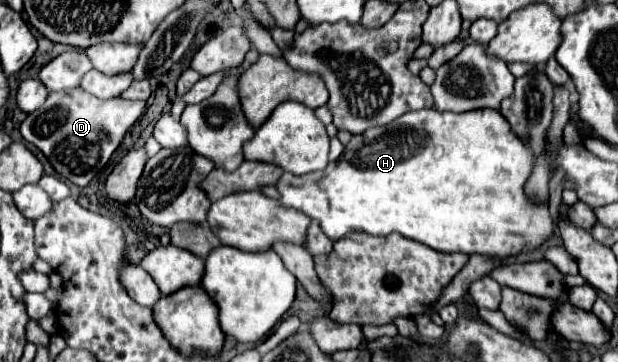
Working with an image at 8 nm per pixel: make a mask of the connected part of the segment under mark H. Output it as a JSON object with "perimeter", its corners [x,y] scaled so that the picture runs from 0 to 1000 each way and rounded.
{"perimeter":[[[694,298],[652,315],[636,343],[610,348],[604,365],[574,370],[552,436],[536,448],[523,475],[494,486],[458,475],[445,514],[455,569],[477,575],[503,608],[513,608],[539,669],[565,641],[594,641],[600,652],[629,652],[642,641],[710,696],[824,713],[875,680],[895,641],[885,569],[856,569],[856,558],[850,558],[846,508],[859,470],[862,425],[837,392],[837,376],[824,359],[824,337],[817,337],[804,304],[707,315],[707,304]]]}

